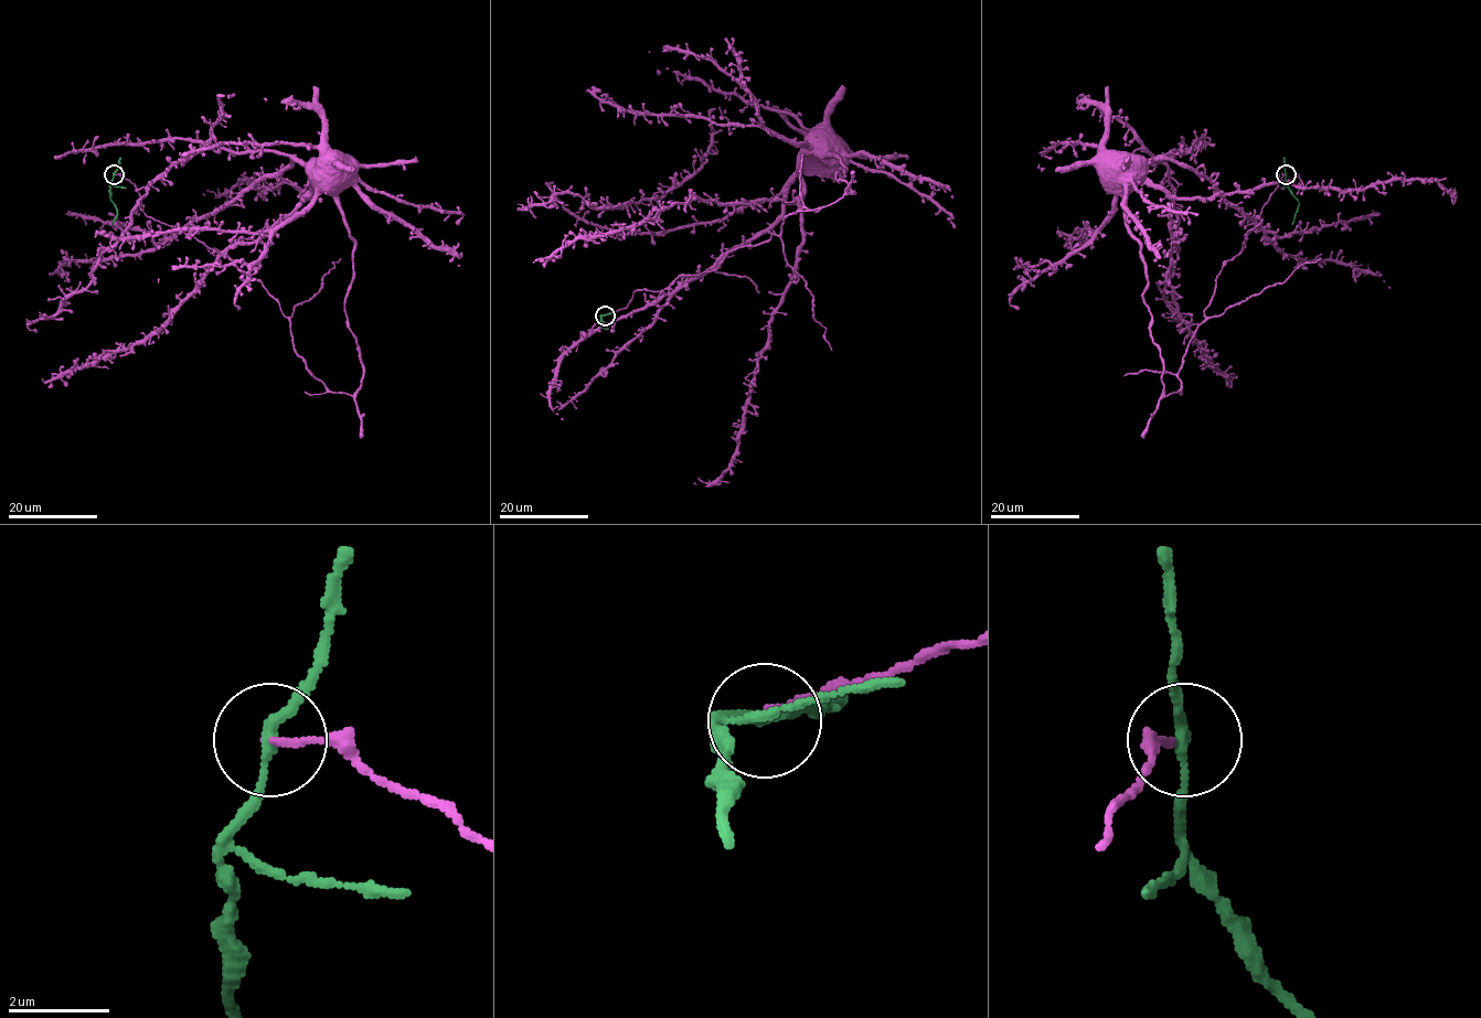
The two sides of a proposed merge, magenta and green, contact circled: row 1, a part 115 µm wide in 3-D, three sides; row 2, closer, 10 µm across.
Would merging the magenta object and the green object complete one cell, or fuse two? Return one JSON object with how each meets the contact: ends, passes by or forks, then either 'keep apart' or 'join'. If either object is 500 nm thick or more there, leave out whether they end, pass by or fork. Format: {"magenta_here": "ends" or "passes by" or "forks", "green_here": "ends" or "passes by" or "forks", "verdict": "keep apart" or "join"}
{"magenta_here": "ends", "green_here": "passes by", "verdict": "keep apart"}

